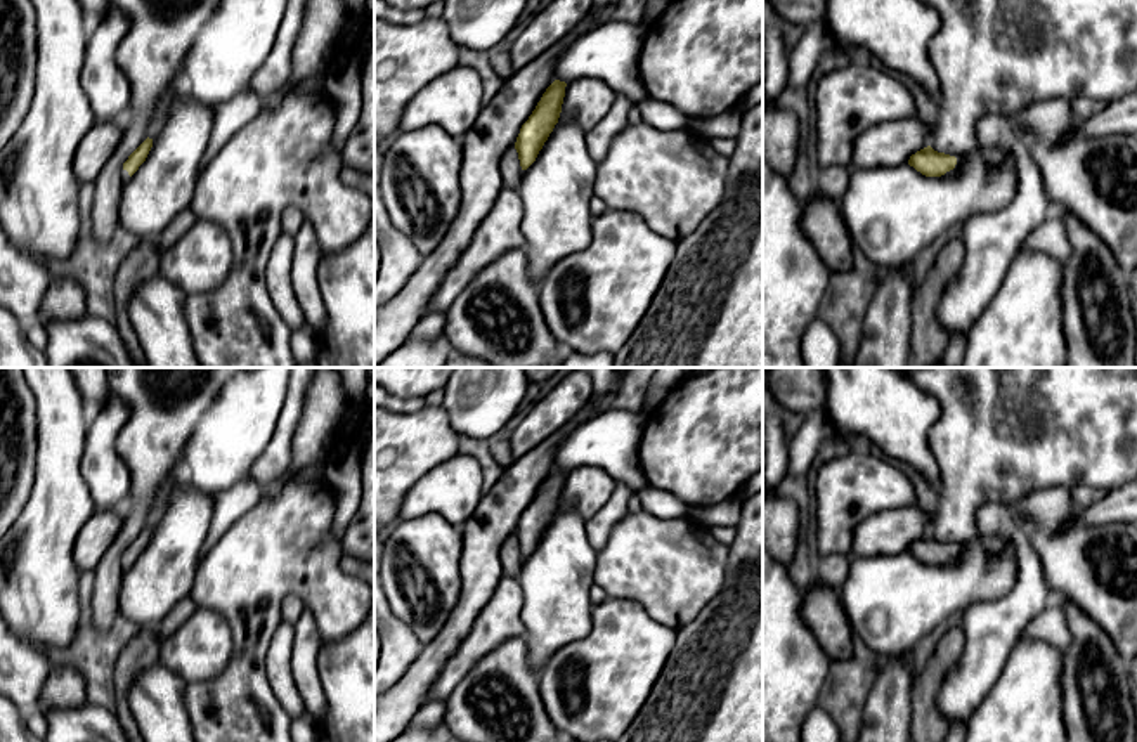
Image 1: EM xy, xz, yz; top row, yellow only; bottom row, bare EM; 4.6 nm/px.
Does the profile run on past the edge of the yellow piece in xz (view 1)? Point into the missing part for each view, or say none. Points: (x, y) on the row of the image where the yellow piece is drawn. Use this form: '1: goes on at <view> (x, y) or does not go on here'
1: does not go on here

